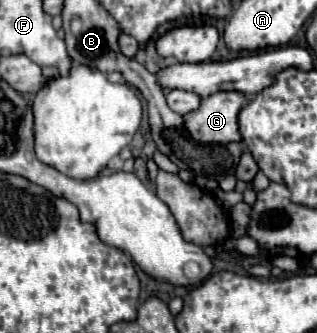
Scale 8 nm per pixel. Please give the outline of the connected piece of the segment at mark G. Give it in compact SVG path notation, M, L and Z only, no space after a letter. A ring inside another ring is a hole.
M218 91L202 99L196 111L184 115L188 135L198 143L232 143L242 141L238 113L250 101L240 91Z

